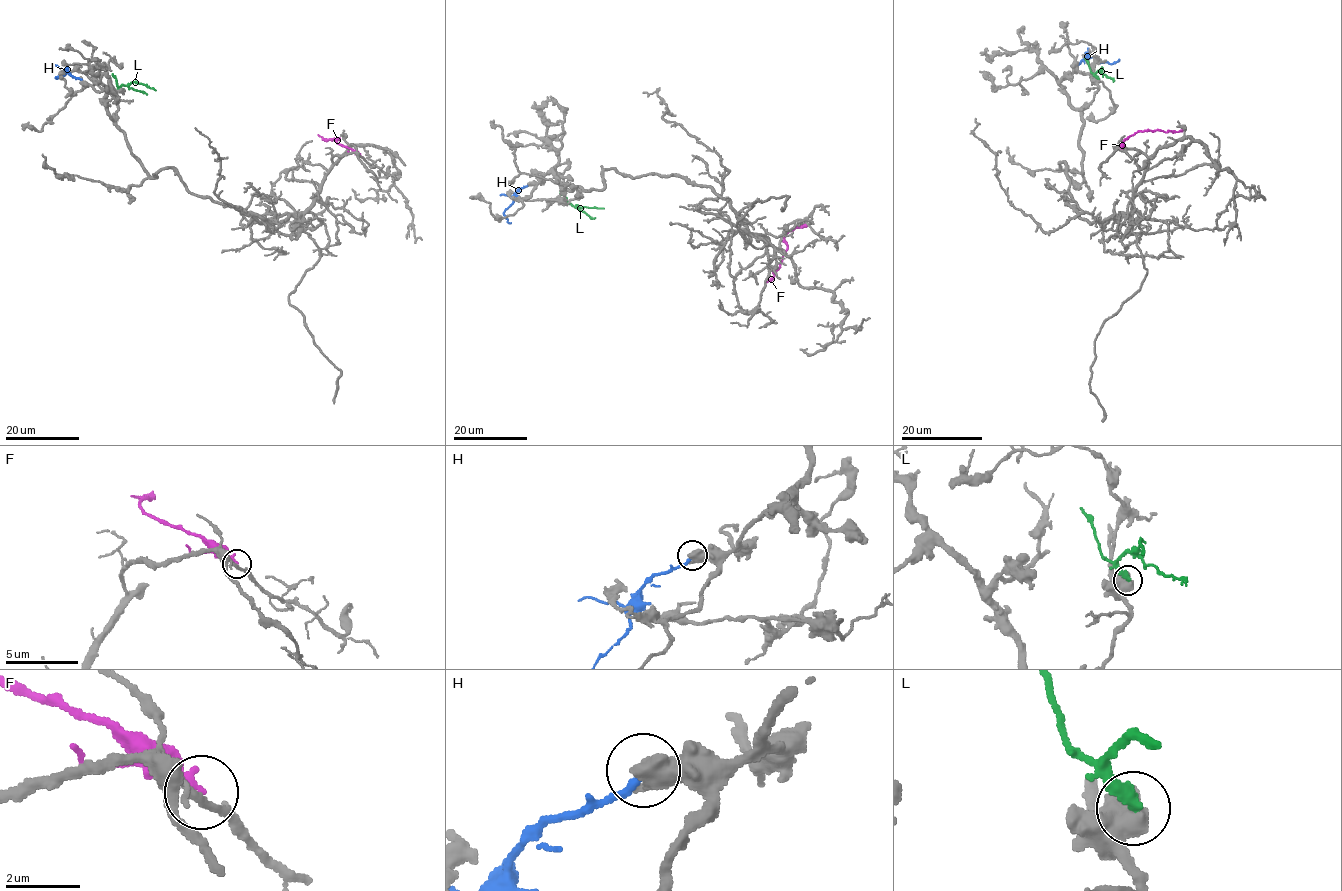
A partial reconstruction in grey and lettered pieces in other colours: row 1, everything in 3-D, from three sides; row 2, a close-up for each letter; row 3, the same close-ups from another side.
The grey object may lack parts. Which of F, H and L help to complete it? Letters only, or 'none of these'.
none of these

